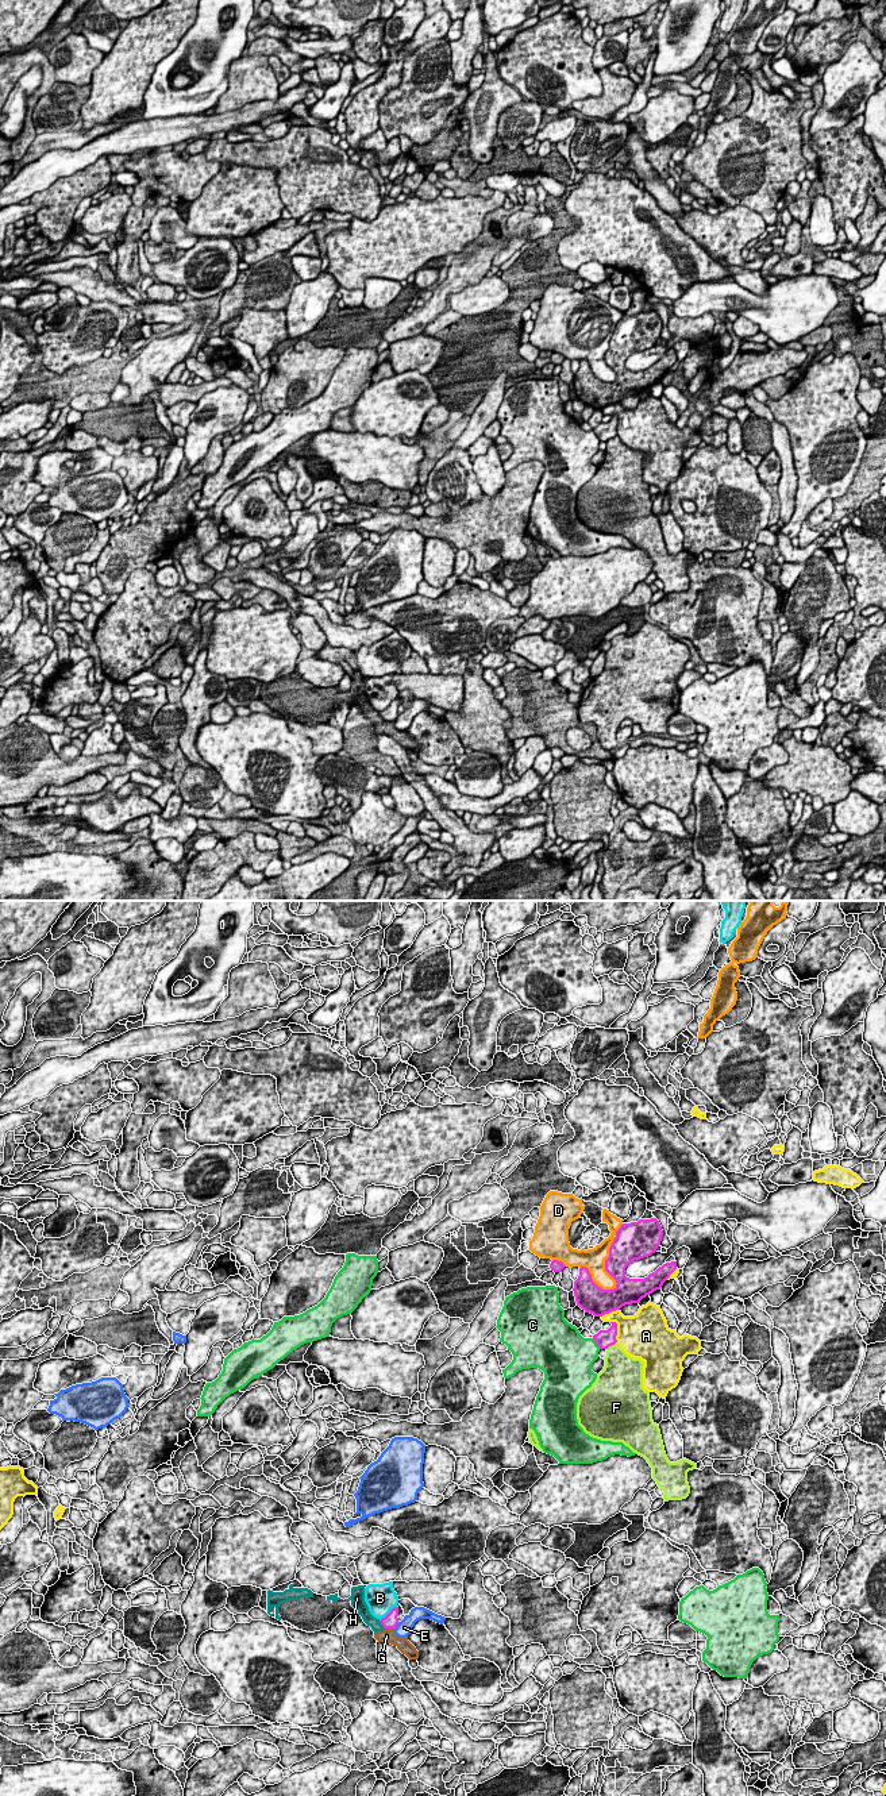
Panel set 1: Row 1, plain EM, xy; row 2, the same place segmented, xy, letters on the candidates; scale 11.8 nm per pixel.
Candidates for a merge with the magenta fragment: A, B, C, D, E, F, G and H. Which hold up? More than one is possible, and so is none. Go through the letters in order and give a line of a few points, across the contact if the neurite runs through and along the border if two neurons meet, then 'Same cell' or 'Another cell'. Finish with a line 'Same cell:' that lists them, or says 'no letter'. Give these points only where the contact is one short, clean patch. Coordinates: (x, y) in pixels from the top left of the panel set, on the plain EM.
A: Another cell
B: Another cell
C: Another cell
D: Another cell
E: Another cell
F: Another cell
G: Line: xy (385, 720), (393, 721). Another cell
H: Line: xy (378, 713), (384, 721). Another cell
Same cell: no letter

